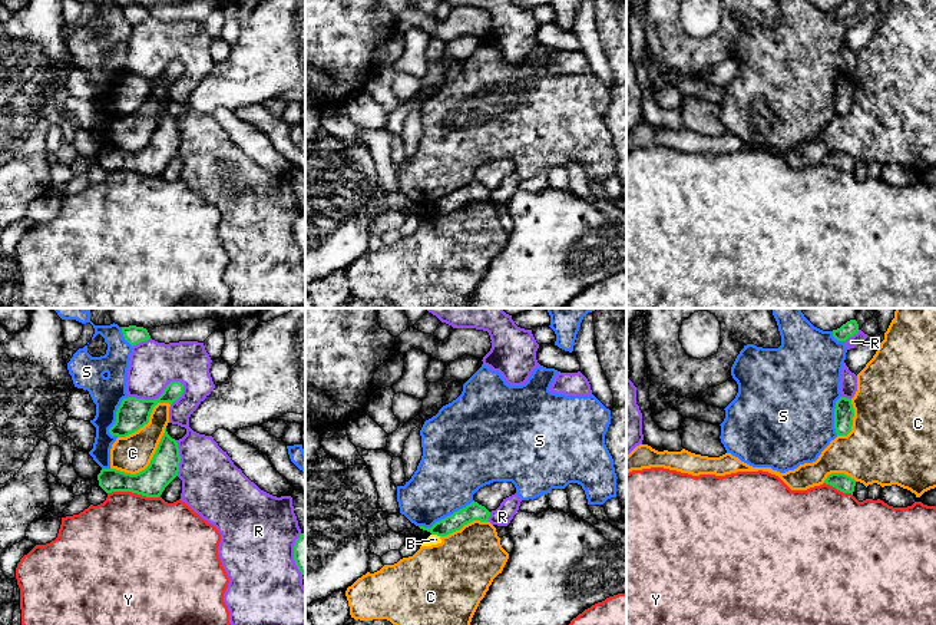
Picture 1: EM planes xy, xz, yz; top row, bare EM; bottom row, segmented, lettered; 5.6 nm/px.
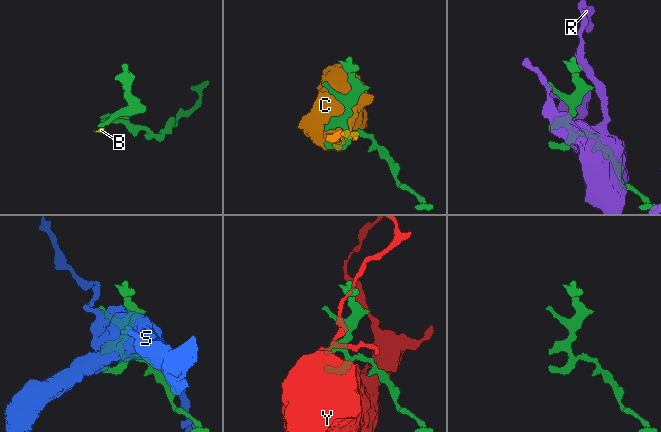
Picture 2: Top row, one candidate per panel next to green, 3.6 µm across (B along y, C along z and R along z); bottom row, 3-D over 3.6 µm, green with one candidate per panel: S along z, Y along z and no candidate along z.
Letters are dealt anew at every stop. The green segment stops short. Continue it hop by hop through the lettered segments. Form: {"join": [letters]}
{"join": []}

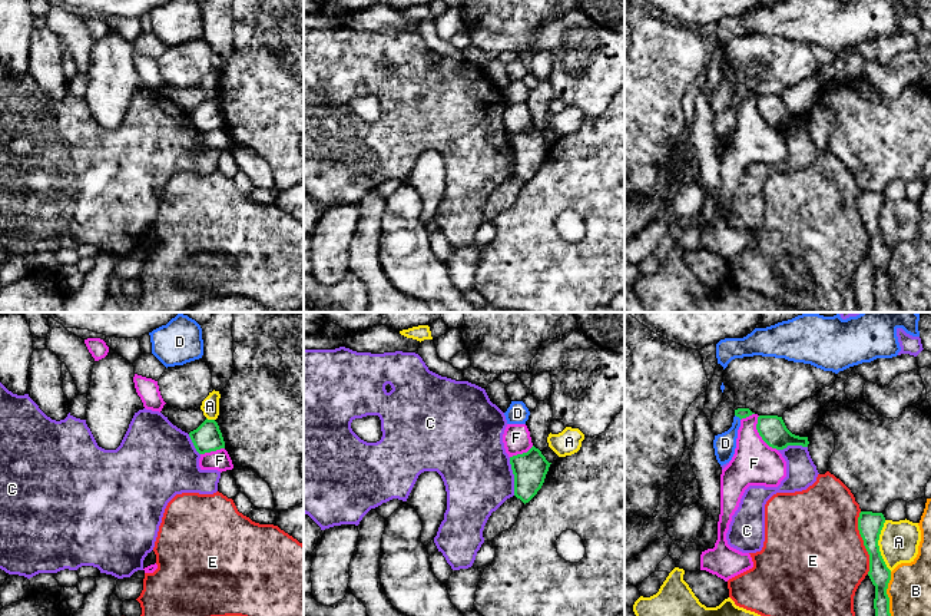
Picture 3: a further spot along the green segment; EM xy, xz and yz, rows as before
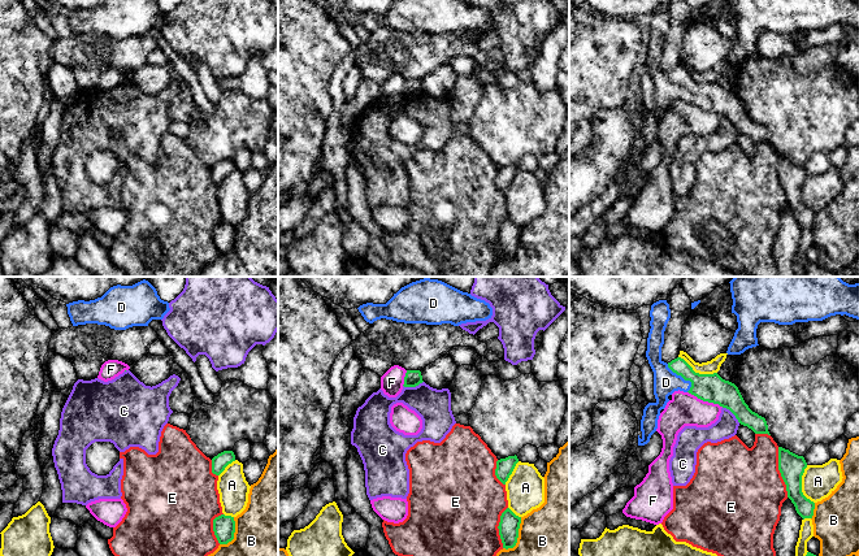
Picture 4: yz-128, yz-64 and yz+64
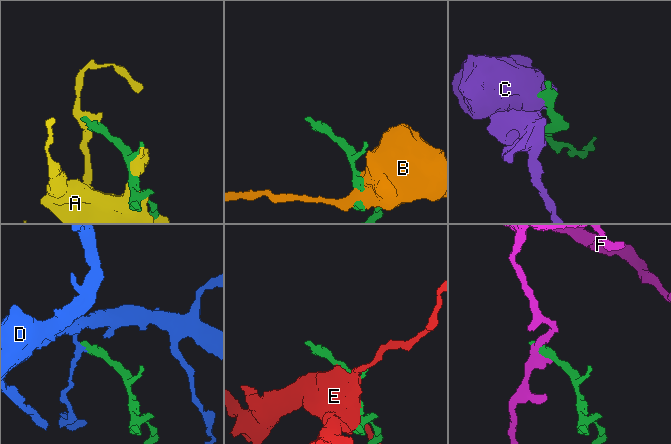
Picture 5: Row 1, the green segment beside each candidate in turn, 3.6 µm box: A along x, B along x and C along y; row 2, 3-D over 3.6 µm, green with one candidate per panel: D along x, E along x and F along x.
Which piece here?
{"join": ["D"]}

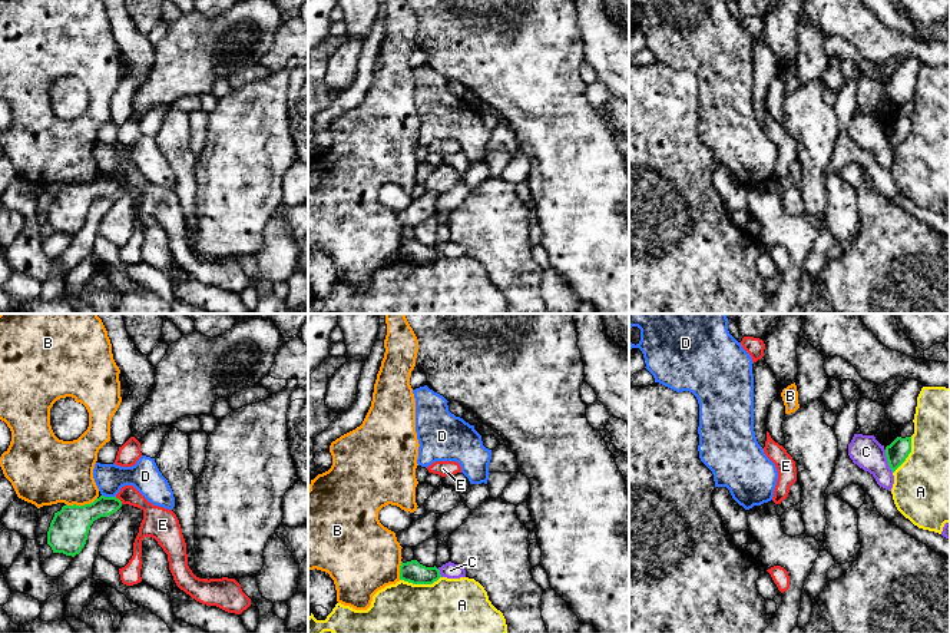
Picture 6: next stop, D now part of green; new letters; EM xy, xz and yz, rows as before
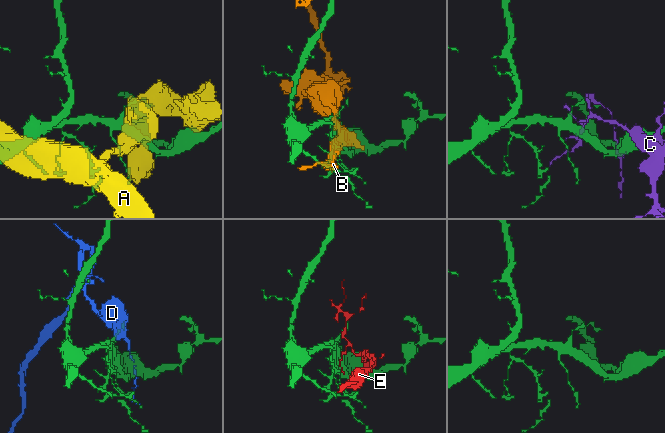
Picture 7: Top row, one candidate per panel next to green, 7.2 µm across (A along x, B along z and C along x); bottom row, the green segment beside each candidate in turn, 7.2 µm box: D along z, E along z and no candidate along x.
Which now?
{"join": []}

